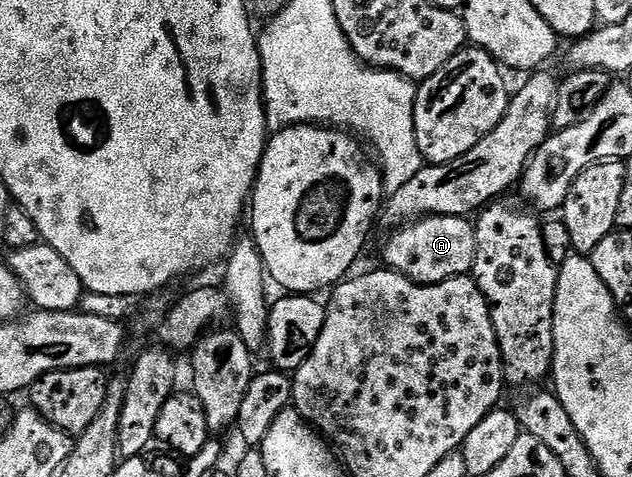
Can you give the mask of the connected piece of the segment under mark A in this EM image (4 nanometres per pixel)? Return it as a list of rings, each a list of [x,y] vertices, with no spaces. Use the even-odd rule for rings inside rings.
[[[427,215],[424,219],[409,221],[385,243],[384,266],[391,271],[398,271],[416,283],[442,283],[460,275],[469,275],[473,269],[475,253],[477,252],[477,228],[464,215]]]

